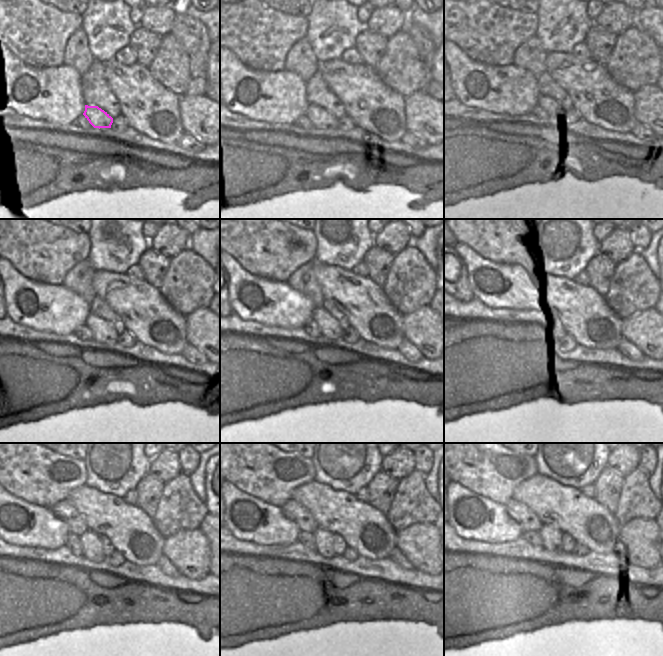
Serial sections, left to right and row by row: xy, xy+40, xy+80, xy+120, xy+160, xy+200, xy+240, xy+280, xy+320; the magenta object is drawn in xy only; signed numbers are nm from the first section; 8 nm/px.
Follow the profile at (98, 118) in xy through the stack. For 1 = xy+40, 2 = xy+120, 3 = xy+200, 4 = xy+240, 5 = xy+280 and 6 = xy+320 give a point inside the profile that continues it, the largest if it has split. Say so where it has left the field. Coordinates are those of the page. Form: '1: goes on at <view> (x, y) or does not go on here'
1: goes on at xy+40 (319, 116)
2: goes on at xy+120 (103, 331)
3: goes on at xy+200 (543, 317)
4: goes on at xy+240 (91, 542)
5: goes on at xy+280 (324, 540)
6: goes on at xy+320 (550, 536)

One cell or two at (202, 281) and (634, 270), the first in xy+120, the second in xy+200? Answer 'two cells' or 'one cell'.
one cell

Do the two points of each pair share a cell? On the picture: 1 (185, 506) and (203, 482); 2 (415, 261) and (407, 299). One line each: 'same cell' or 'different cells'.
1: different cells
2: same cell

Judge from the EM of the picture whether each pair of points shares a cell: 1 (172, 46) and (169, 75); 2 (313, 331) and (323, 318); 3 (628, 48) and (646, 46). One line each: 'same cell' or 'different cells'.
1: same cell
2: different cells
3: same cell

